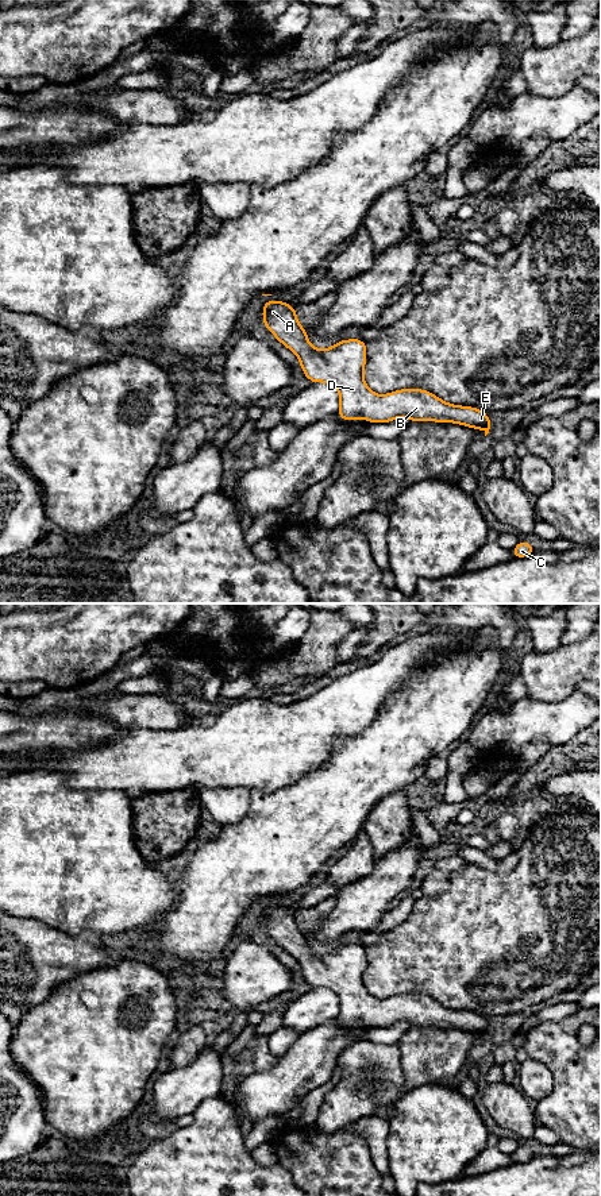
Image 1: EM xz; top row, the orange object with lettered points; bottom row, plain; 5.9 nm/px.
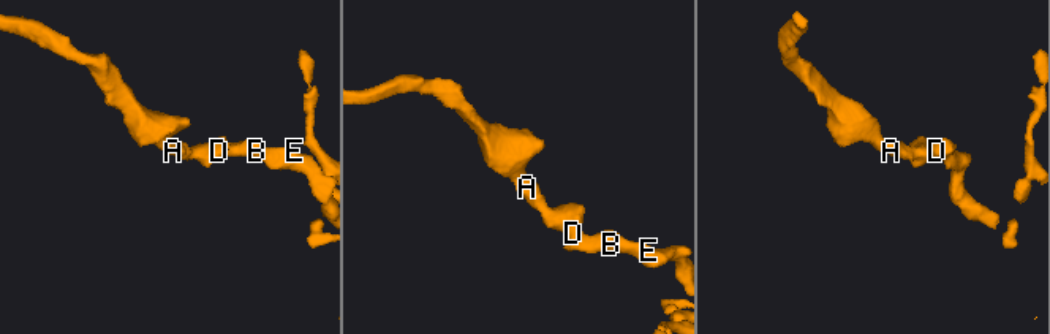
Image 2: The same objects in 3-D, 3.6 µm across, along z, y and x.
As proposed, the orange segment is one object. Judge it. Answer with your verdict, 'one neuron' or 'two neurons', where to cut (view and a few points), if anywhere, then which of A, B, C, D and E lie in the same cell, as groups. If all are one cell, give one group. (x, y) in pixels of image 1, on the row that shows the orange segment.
one neuron | no cut | A B C D E

